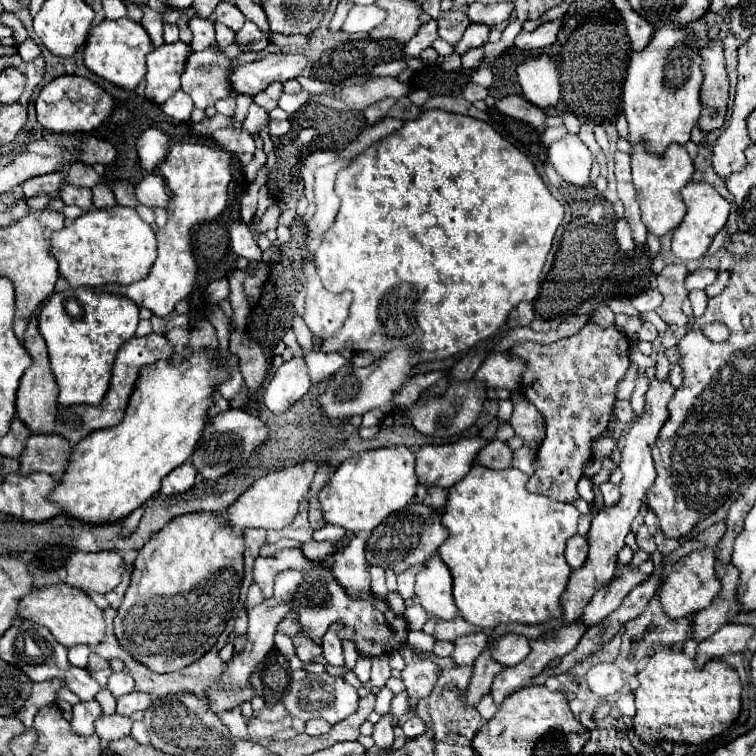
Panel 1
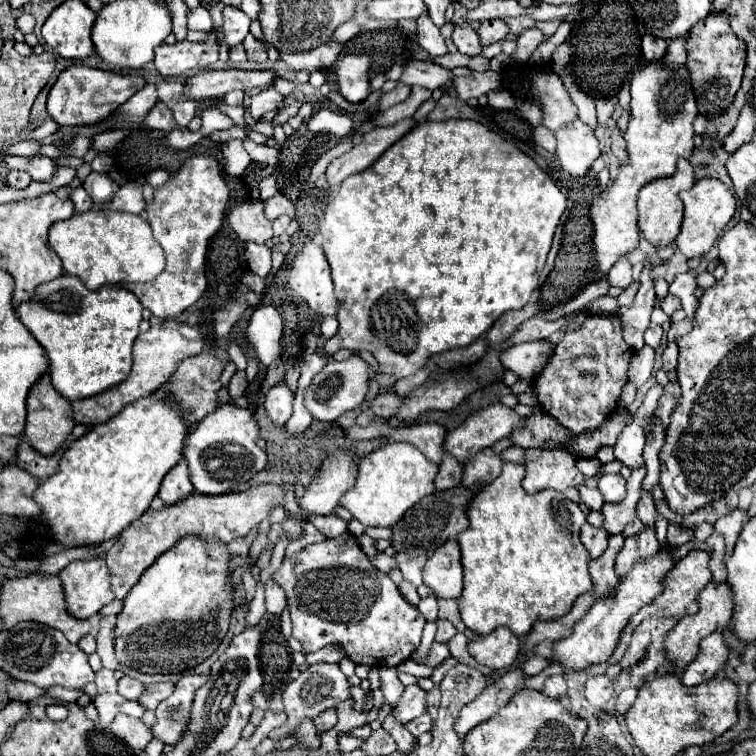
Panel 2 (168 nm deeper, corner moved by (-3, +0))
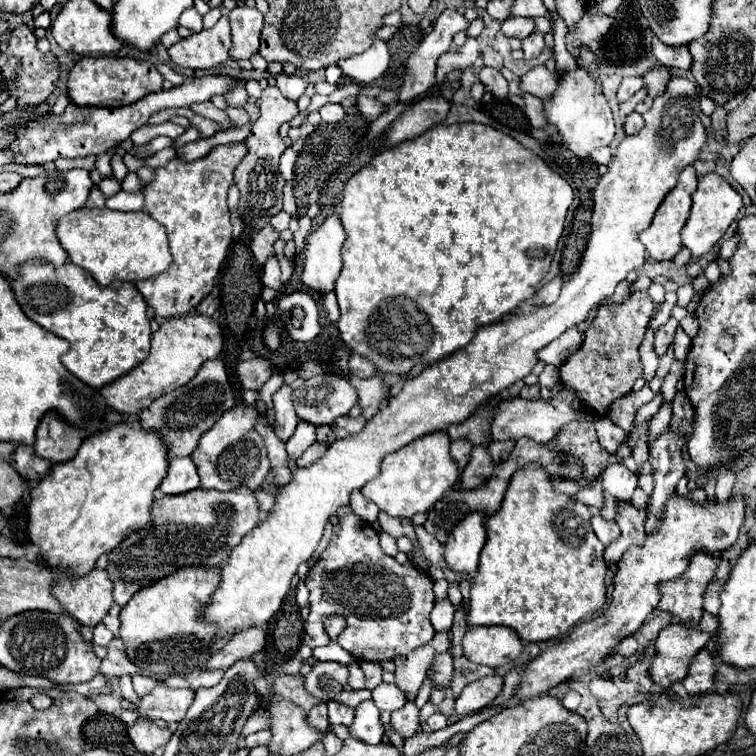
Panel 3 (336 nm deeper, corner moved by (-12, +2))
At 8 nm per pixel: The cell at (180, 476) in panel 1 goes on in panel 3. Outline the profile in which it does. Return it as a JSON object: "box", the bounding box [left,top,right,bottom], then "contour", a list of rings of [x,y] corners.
{"box":[158,459,200,495],"contour":[[[170,459],[168,475],[158,487],[162,495],[178,495],[178,493],[188,493],[196,489],[200,483],[198,471],[192,463],[192,459]]]}

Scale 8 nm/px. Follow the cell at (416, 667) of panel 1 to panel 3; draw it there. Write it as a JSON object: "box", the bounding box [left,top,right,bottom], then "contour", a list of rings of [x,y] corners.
{"box":[390,701,420,739],"contour":[[[408,701],[402,709],[392,713],[390,725],[406,739],[410,735],[416,733],[418,729],[418,721],[420,721],[420,709],[414,705],[414,701]]]}

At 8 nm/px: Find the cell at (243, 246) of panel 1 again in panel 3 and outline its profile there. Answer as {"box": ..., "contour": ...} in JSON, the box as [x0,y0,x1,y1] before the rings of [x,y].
{"box":[262,257,282,289],"contour":[[[268,257],[262,269],[262,283],[270,289],[282,289],[282,281],[280,281],[280,263],[276,257]]]}

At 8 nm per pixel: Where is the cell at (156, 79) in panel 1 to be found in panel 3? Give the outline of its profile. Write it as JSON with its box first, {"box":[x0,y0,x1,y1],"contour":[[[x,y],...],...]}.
{"box":[168,15,230,69],"contour":[[[222,15],[212,29],[202,29],[168,47],[172,63],[190,69],[212,69],[230,59],[230,23]]]}

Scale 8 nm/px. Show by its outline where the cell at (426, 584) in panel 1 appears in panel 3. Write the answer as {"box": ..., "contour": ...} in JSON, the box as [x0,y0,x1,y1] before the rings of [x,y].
{"box":[444,513,484,577],"contour":[[[472,513],[458,523],[444,545],[444,561],[456,575],[474,577],[478,555],[484,545],[484,515]]]}

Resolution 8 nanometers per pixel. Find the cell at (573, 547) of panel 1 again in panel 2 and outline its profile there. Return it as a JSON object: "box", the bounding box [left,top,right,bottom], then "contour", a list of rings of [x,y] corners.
{"box":[581,523,609,559],"contour":[[[585,523],[581,529],[581,541],[587,547],[591,559],[601,557],[601,553],[607,549],[607,539],[609,539],[609,533],[603,527],[595,527],[591,523]]]}

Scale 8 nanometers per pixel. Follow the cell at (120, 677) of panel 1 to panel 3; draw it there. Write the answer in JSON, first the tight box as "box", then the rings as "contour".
{"box":[132,675,158,697],"contour":[[[132,675],[132,683],[134,683],[134,691],[138,693],[138,697],[144,697],[156,687],[158,681],[152,677],[144,677],[144,675]]]}

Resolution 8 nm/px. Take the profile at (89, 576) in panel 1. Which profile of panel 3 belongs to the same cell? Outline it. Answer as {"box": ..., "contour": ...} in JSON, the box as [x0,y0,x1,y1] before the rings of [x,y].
{"box":[52,569,114,627],"contour":[[[92,569],[86,575],[64,575],[62,579],[56,581],[56,587],[52,589],[52,595],[62,603],[62,607],[68,611],[68,615],[76,617],[80,625],[94,627],[102,621],[102,617],[108,613],[110,605],[114,603],[112,599],[112,581],[108,579],[106,569]]]}

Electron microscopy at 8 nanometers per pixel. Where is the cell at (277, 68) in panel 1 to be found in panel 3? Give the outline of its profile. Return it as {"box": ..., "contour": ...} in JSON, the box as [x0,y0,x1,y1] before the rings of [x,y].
{"box":[10,75,240,165],"contour":[[[202,75],[194,77],[190,81],[184,81],[180,87],[162,89],[156,93],[146,95],[144,99],[116,109],[104,109],[104,107],[76,107],[70,103],[66,111],[60,117],[44,115],[38,121],[28,123],[28,127],[16,129],[16,143],[10,145],[10,149],[16,153],[16,163],[24,165],[46,165],[56,161],[58,157],[88,157],[88,155],[102,155],[120,141],[128,139],[132,131],[146,125],[148,119],[154,113],[160,113],[168,107],[192,107],[196,103],[206,103],[216,95],[226,95],[240,79],[228,77],[228,75]]]}

